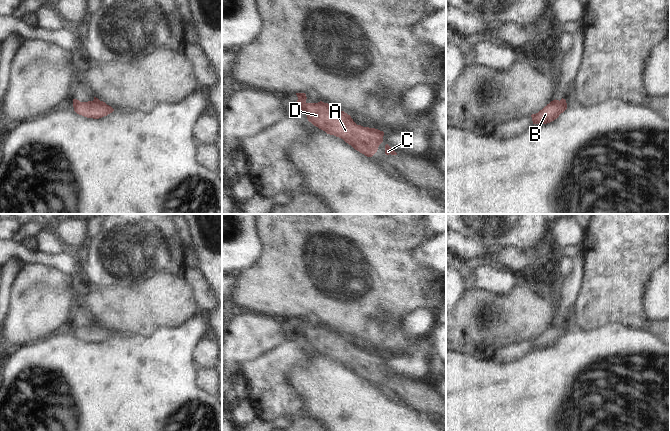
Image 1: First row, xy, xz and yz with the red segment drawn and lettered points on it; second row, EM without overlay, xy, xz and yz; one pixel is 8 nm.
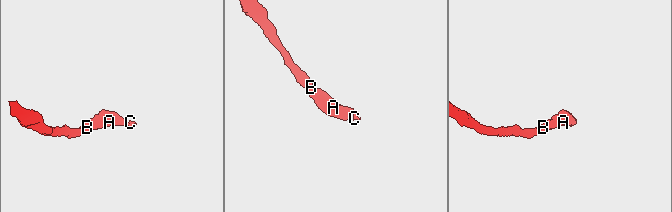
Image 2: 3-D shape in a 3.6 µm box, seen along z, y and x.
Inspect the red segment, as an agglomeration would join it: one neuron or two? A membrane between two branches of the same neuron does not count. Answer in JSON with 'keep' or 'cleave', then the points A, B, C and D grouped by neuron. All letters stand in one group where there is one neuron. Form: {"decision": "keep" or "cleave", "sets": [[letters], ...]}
{"decision": "keep", "sets": [["A", "B", "C", "D"]]}

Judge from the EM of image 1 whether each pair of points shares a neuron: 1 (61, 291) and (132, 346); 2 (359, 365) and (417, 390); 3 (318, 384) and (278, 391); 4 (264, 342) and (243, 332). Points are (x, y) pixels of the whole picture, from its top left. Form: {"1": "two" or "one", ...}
{"1": "two", "2": "one", "3": "two", "4": "one"}

